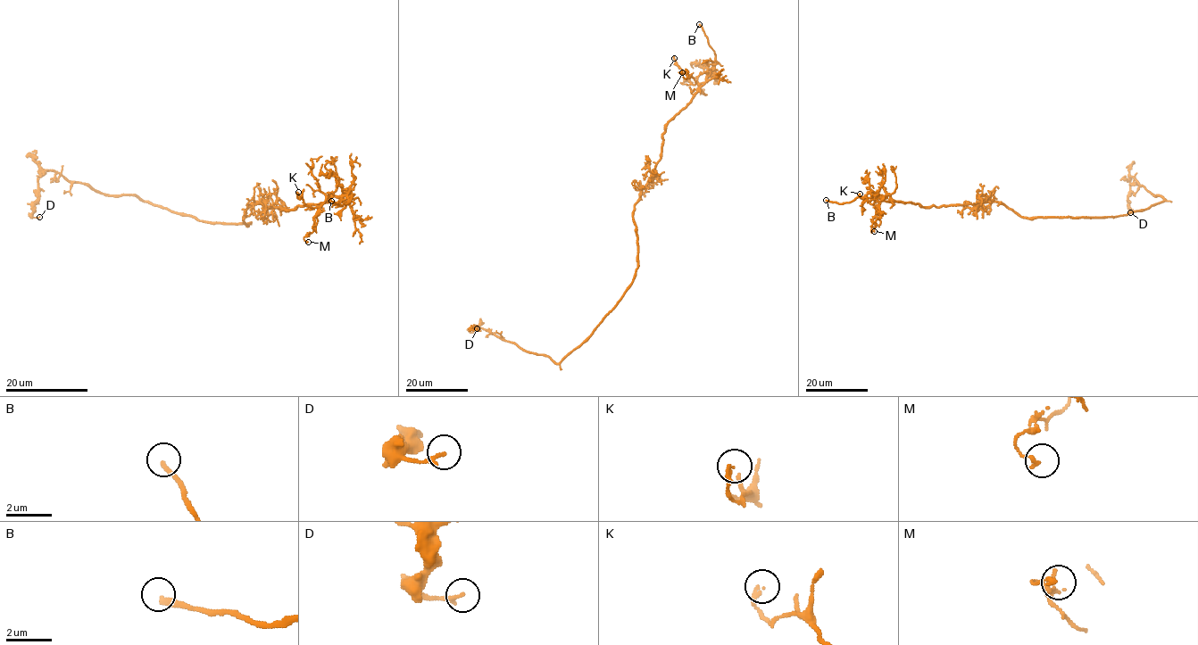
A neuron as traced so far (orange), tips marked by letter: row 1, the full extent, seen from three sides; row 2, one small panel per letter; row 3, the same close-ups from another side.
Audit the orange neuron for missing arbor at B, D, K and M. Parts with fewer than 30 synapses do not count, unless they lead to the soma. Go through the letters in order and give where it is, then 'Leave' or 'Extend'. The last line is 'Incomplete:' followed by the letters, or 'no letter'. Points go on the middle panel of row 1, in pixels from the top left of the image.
B: Place: (699, 24). Extend
D: Place: (477, 328). Leave
K: Place: (674, 58). Leave
M: Place: (682, 72). Leave
Incomplete: B

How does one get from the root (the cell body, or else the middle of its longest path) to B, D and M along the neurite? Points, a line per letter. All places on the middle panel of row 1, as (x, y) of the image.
B: (637, 257), (634, 206), (661, 158), (665, 127), (686, 106), (714, 69), (715, 53), (699, 24)
D: (637, 257), (635, 277), (622, 298), (559, 363), (547, 356), (525, 351), (476, 326), (471, 328), (477, 328)
M: (637, 257), (634, 206), (661, 158), (666, 126), (698, 86), (691, 76), (686, 78), (678, 72), (682, 72)

